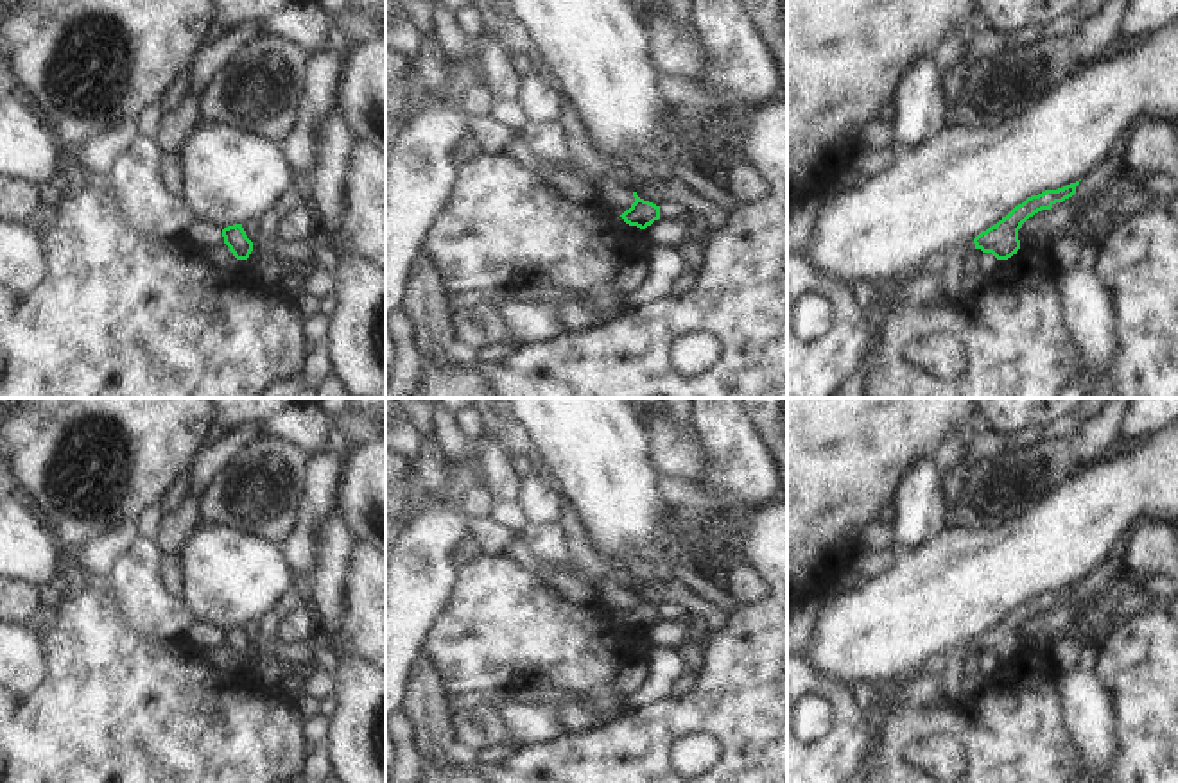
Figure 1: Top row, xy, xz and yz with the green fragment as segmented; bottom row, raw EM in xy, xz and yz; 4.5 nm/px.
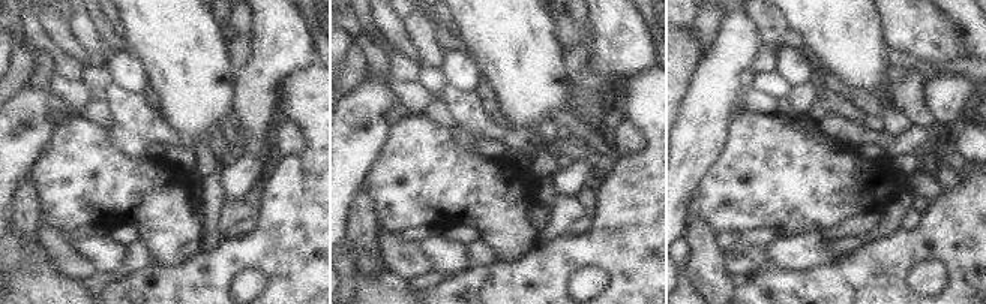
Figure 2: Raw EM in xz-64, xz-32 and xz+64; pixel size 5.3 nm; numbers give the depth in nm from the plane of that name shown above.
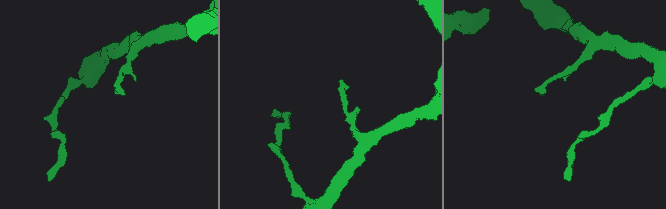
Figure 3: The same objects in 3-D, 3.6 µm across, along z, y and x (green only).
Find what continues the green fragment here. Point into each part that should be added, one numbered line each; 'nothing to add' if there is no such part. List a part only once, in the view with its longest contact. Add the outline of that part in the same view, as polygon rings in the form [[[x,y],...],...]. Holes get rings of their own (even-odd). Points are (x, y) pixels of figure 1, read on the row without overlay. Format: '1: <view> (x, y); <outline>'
nothing to add

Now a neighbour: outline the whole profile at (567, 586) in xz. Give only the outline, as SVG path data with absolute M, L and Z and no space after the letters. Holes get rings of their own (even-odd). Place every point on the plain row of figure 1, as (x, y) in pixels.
M515 538L502 552L500 555L511 563L515 563L518 568L534 573L543 579L545 584L549 584L558 597L570 604L586 606L595 602L595 589L592 584L563 572L558 568L550 568L541 564L525 546L524 543Z

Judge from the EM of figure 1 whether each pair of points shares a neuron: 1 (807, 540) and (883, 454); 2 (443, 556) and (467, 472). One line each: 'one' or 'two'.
1: one
2: one

